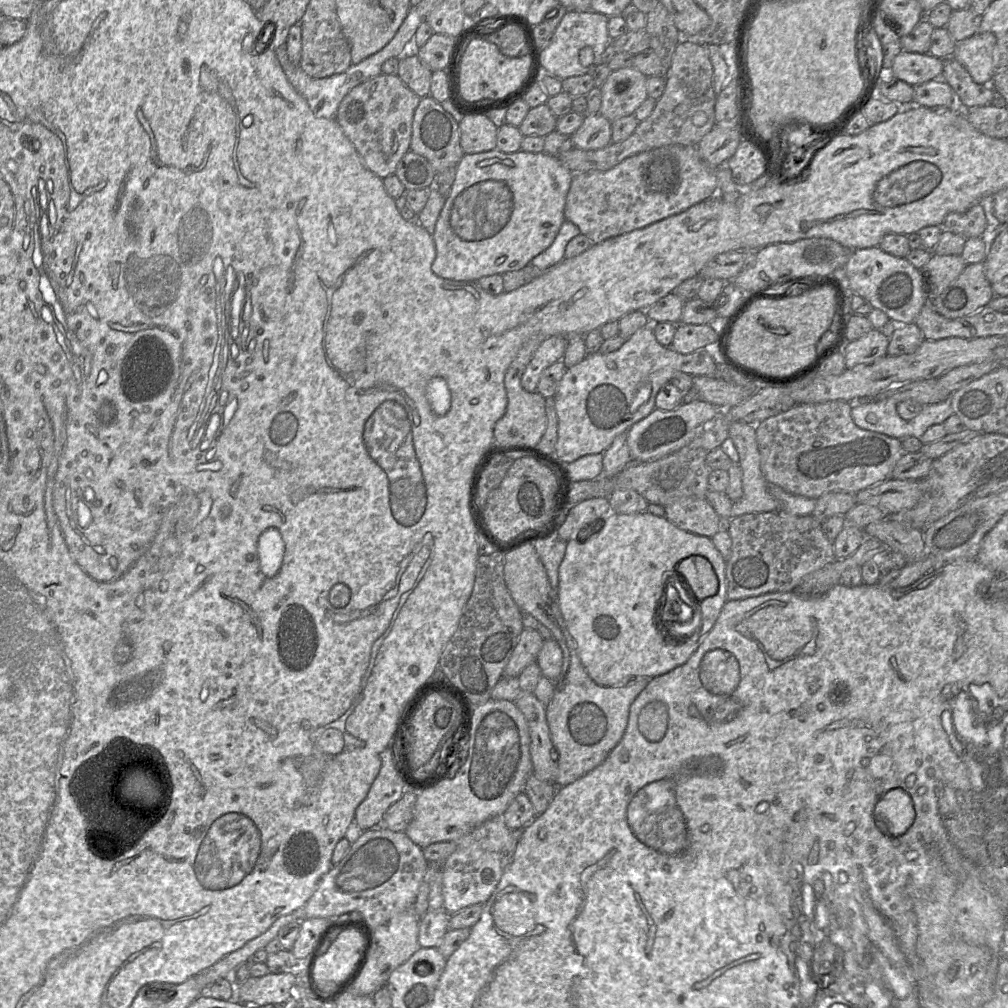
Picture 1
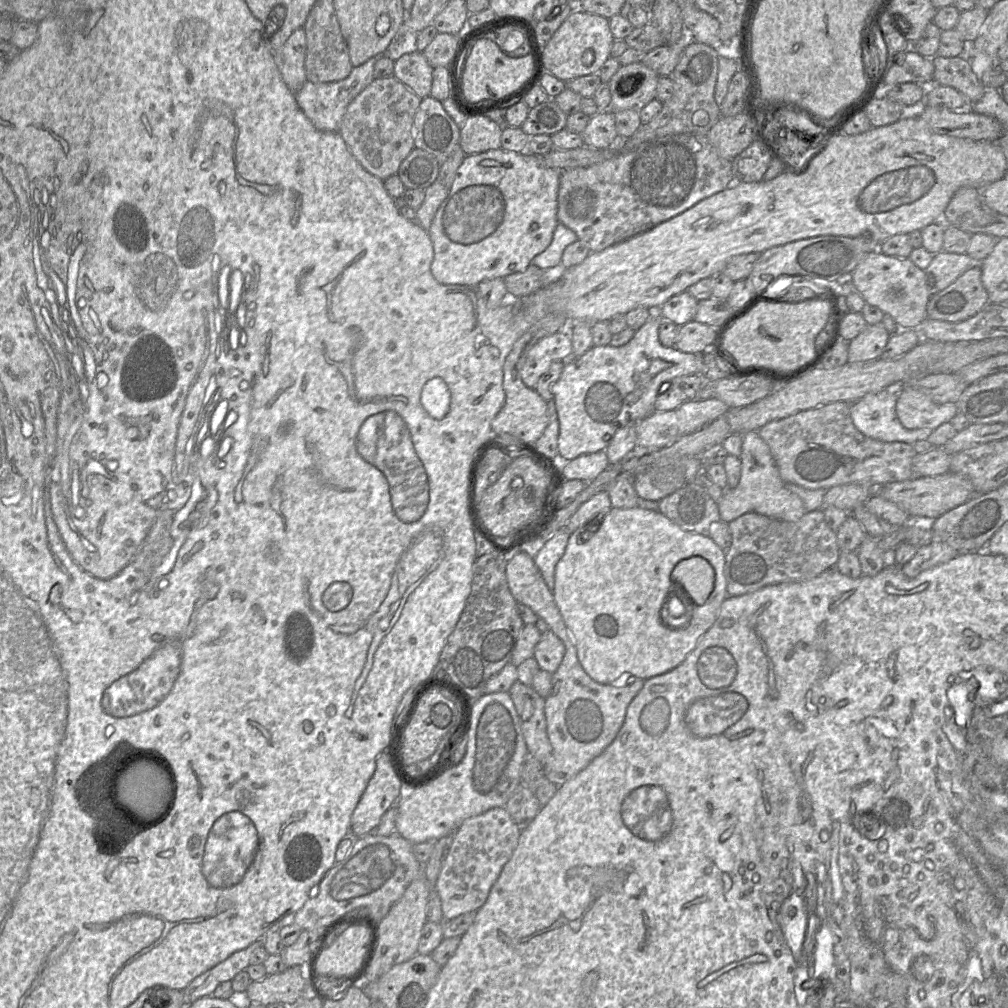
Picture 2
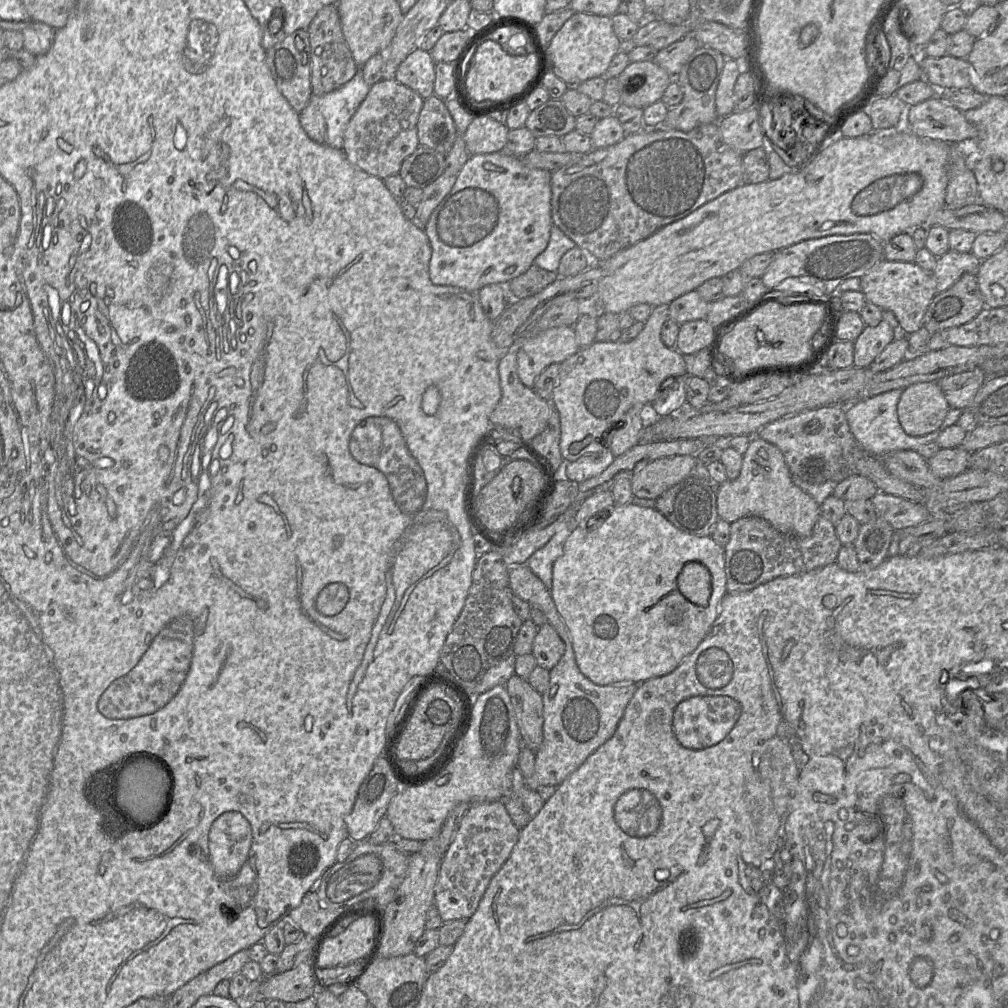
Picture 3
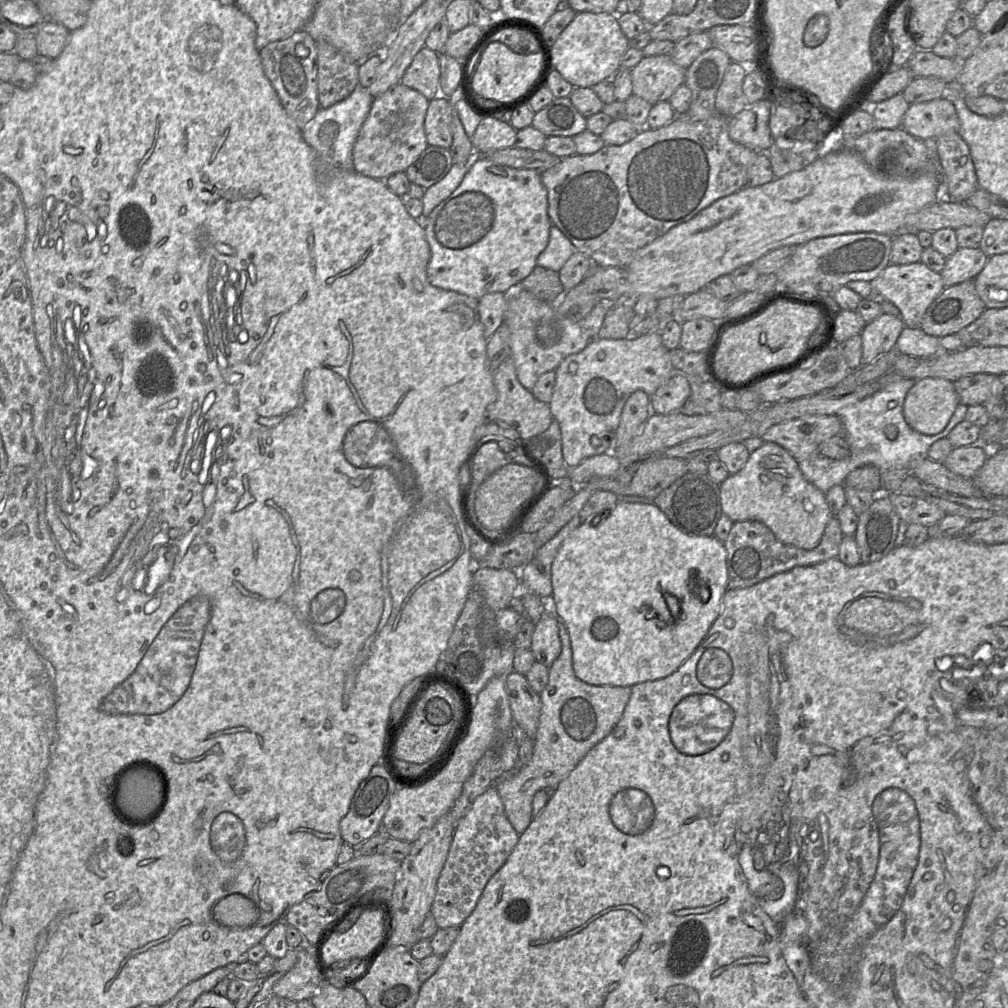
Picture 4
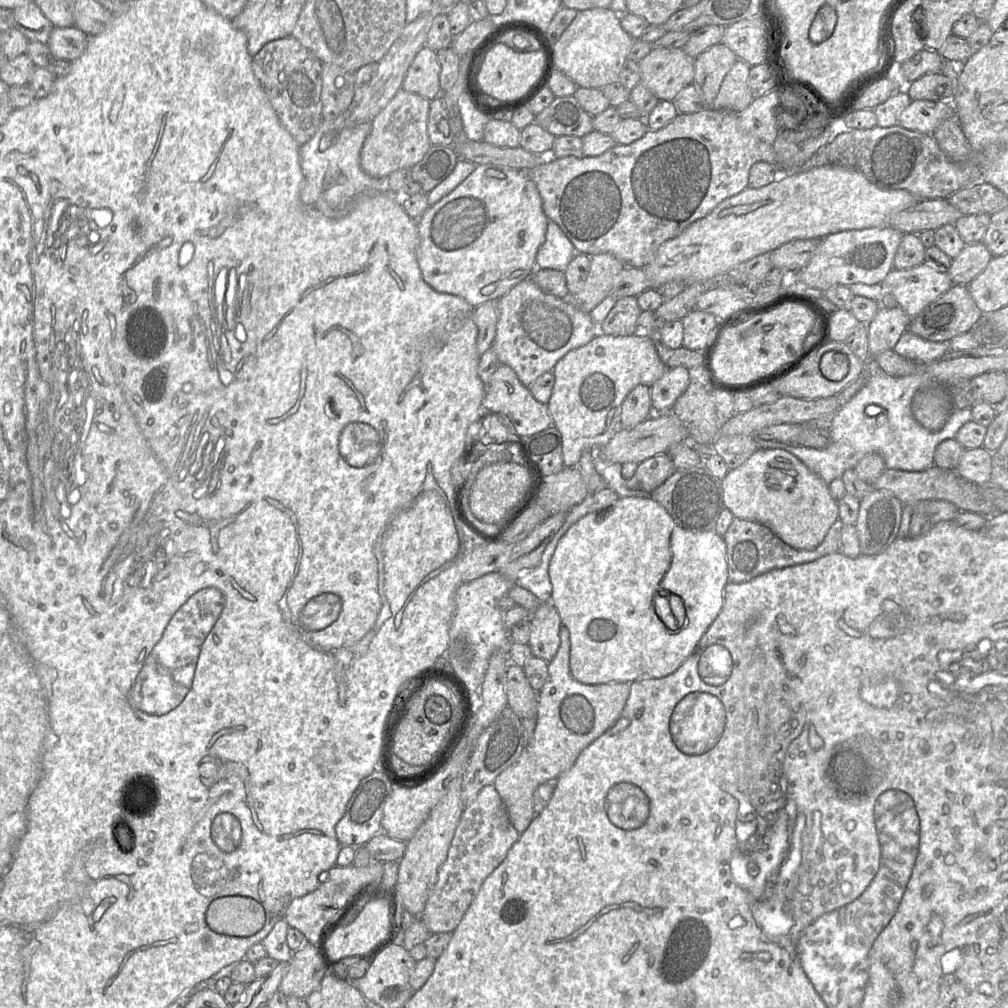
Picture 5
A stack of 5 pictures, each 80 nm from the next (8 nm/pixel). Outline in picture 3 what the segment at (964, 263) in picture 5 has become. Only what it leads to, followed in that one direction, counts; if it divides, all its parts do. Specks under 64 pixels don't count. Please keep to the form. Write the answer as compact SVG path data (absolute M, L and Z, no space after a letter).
M949 250L936 259L933 274L936 279L937 292L951 287L963 274L976 273L981 260L969 253Z

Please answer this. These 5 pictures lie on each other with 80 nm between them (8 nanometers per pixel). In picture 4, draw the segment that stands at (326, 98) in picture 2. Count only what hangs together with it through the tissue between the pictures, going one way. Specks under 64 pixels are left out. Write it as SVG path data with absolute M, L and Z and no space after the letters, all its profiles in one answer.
M358 83L346 99L329 108L320 107L314 118L301 129L305 142L314 150L321 163L322 175L338 171L354 171L353 147L369 114L372 101L373 97L368 89Z

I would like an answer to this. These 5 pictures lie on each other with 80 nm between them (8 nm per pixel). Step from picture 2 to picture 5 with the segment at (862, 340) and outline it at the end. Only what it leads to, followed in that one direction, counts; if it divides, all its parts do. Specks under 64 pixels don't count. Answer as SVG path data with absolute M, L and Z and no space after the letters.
M880 307L867 324L870 359L886 350L893 350L902 333L908 329L910 317L900 307Z

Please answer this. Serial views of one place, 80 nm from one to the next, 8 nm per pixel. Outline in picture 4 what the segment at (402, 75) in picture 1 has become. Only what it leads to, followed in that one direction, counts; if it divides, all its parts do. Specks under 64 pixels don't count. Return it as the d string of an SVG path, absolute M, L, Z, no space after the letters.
M424 46L414 56L400 83L432 100L439 94L439 79L438 53Z

